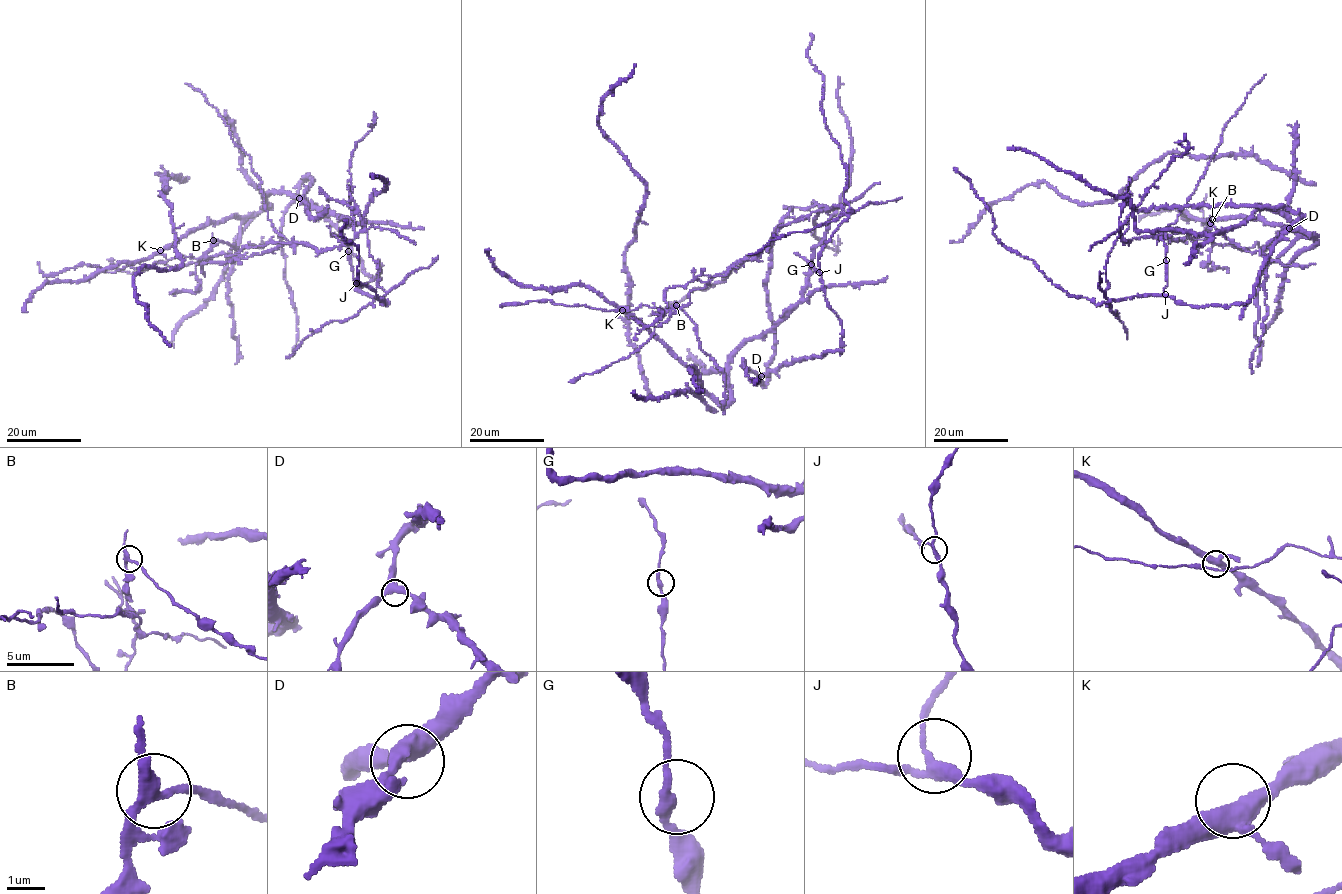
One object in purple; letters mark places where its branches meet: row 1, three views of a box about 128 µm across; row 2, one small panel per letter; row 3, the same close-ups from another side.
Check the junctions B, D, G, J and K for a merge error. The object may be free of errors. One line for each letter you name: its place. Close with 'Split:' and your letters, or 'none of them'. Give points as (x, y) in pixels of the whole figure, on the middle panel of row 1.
B: (676, 305)
Split: B

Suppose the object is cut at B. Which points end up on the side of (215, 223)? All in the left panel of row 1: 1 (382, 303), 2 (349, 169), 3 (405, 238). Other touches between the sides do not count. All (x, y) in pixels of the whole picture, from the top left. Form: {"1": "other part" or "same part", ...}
{"1": "same part", "2": "other part", "3": "other part"}

